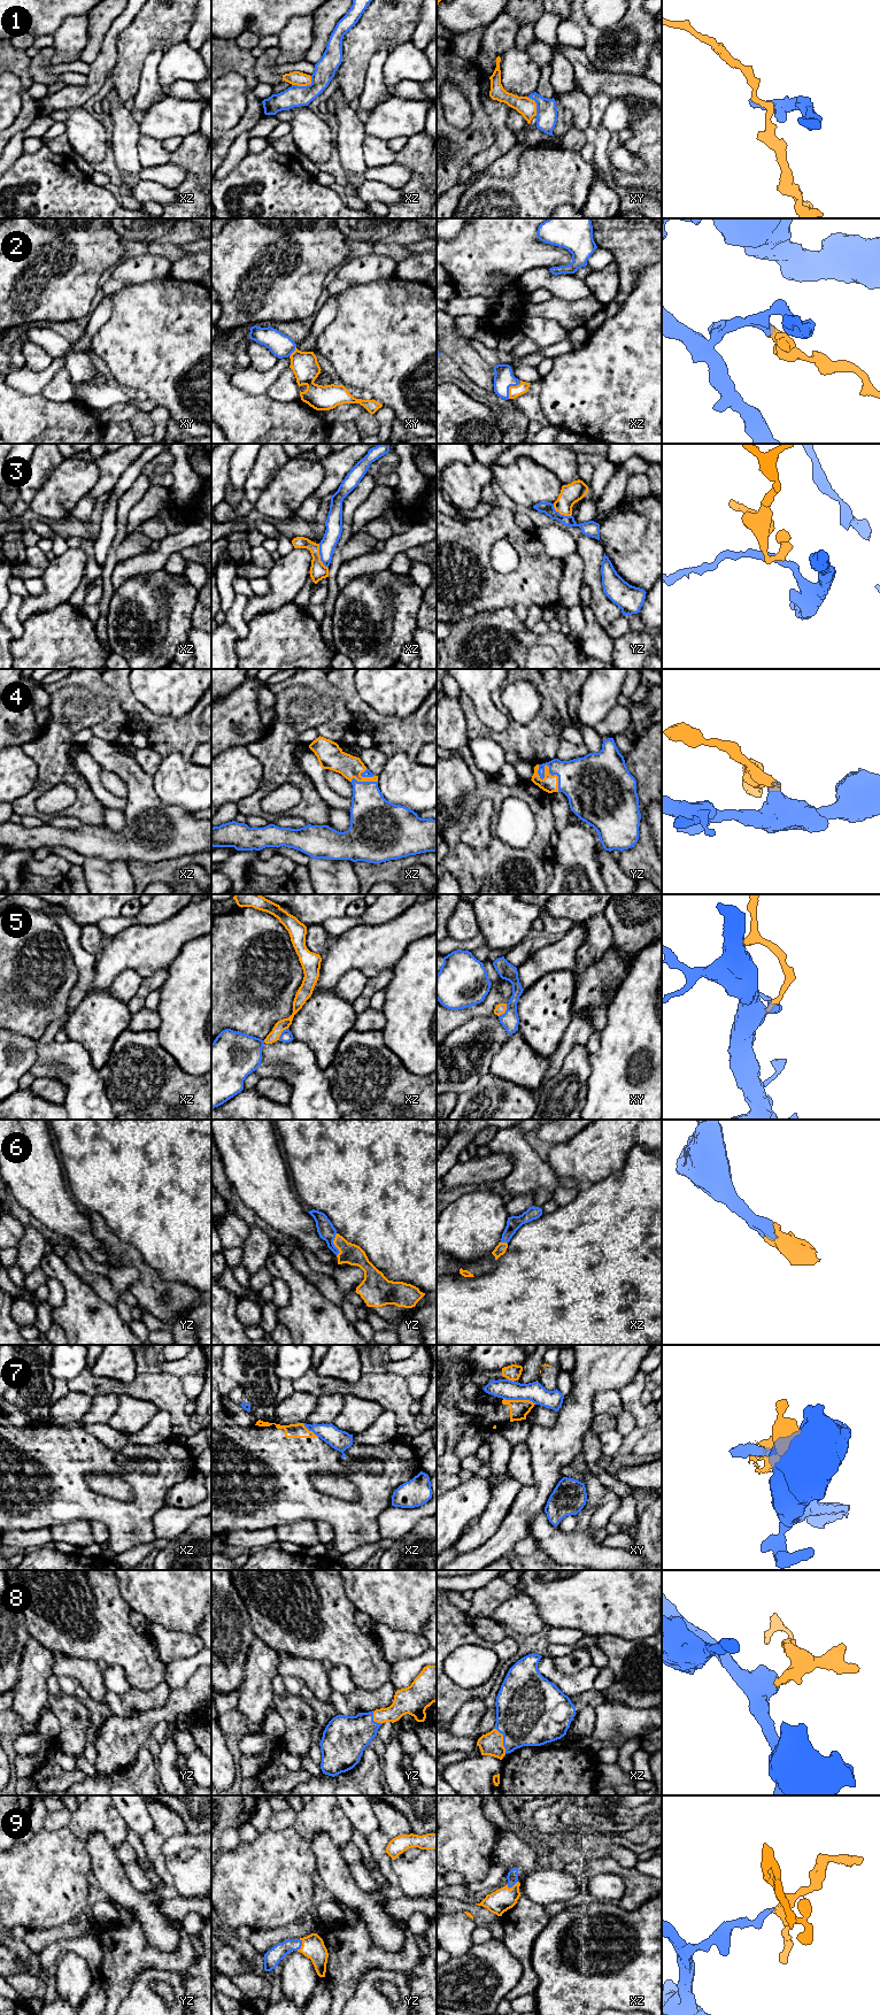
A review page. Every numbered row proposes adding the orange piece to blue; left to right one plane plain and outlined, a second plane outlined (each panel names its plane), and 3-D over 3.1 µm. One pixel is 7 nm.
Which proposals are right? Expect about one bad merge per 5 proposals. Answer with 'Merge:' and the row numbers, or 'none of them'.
Merge: 2, 4, 5, 6, 8, 9

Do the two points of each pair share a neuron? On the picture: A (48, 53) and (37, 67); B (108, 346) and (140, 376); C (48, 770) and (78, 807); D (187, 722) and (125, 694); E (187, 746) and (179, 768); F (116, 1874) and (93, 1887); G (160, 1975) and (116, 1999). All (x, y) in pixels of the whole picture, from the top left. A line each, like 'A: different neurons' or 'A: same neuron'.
A: same neuron
B: same neuron
C: same neuron
D: same neuron
E: different neurons
F: different neurons
G: different neurons

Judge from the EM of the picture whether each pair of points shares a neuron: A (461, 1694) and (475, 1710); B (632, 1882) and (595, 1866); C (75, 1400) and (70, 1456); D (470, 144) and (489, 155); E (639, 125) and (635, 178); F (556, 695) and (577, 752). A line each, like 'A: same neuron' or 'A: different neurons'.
A: different neurons
B: same neuron
C: different neurons
D: different neurons
E: same neuron
F: different neurons

